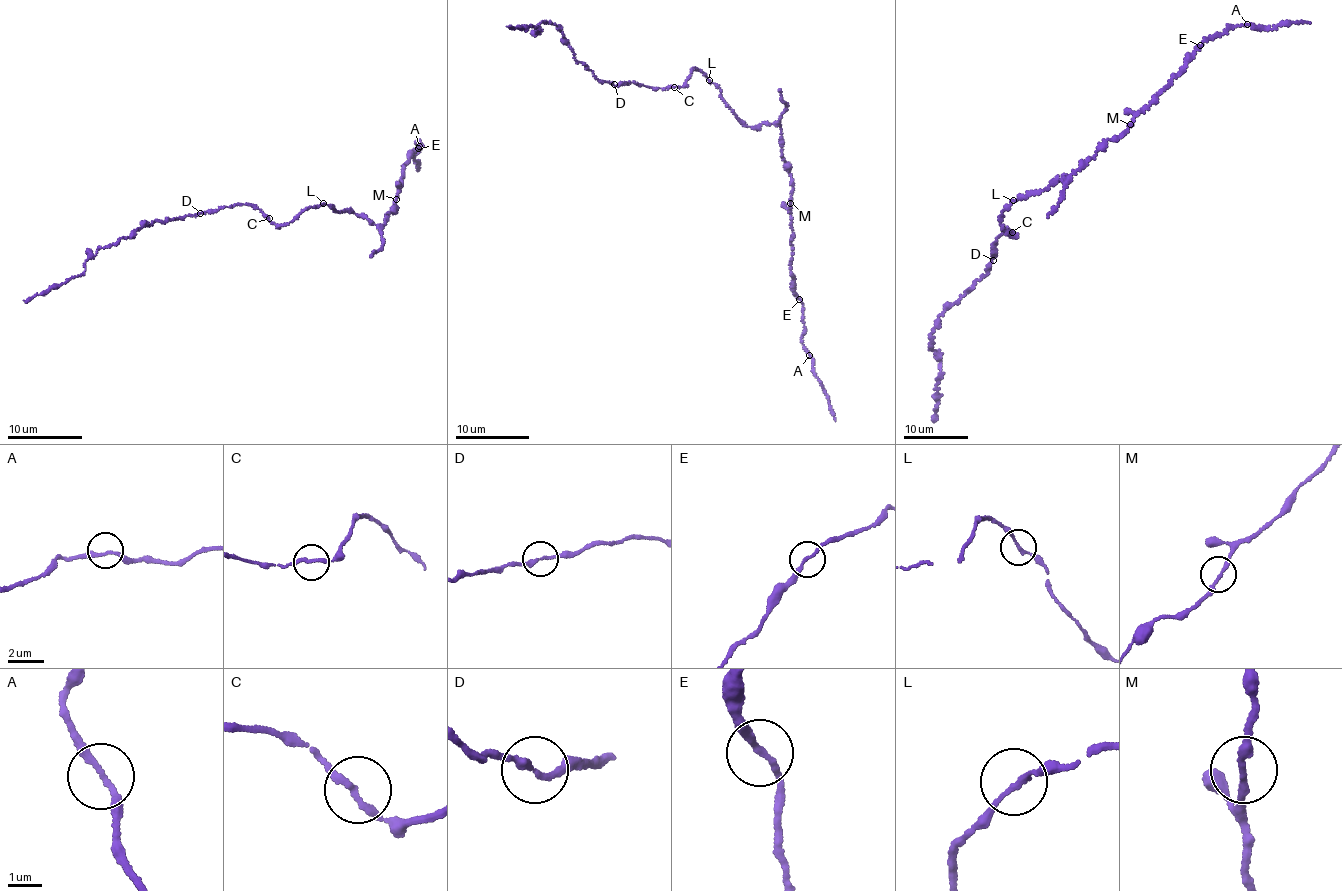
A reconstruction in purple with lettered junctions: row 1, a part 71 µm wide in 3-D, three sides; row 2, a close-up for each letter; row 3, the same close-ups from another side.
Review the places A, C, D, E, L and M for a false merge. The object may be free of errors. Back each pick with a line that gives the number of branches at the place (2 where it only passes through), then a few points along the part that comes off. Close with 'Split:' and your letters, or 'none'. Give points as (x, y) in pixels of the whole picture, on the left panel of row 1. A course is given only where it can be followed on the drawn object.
Split: none

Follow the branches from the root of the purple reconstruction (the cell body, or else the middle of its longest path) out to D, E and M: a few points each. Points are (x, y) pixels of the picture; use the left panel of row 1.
D: (333, 207), (323, 204), (309, 207), (288, 224), (279, 225), (269, 221), (259, 209), (238, 203), (200, 213)
E: (333, 207), (382, 226), (385, 216), (397, 207), (394, 209), (402, 167), (418, 148)
M: (333, 207), (339, 212), (352, 211), (382, 226), (385, 216), (397, 207), (394, 209), (396, 199)

